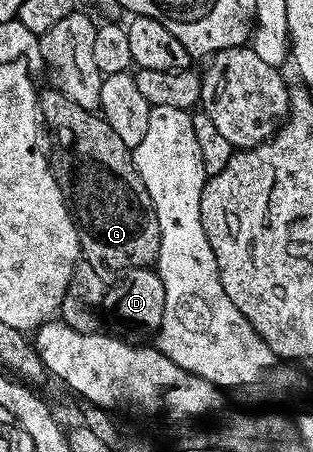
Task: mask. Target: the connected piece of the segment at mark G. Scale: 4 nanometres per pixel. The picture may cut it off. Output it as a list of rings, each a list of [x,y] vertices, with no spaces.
[[[53,87],[43,88],[38,95],[38,106],[42,112],[45,128],[54,132],[54,149],[52,145],[52,168],[58,180],[60,191],[66,197],[75,222],[78,226],[78,242],[82,245],[81,256],[85,264],[100,275],[107,283],[113,282],[116,275],[129,273],[132,269],[145,269],[153,266],[160,255],[160,223],[156,219],[156,207],[152,195],[144,187],[144,179],[134,166],[134,155],[131,149],[120,140],[120,135],[112,131],[106,118],[95,110],[79,107],[72,103]]]

